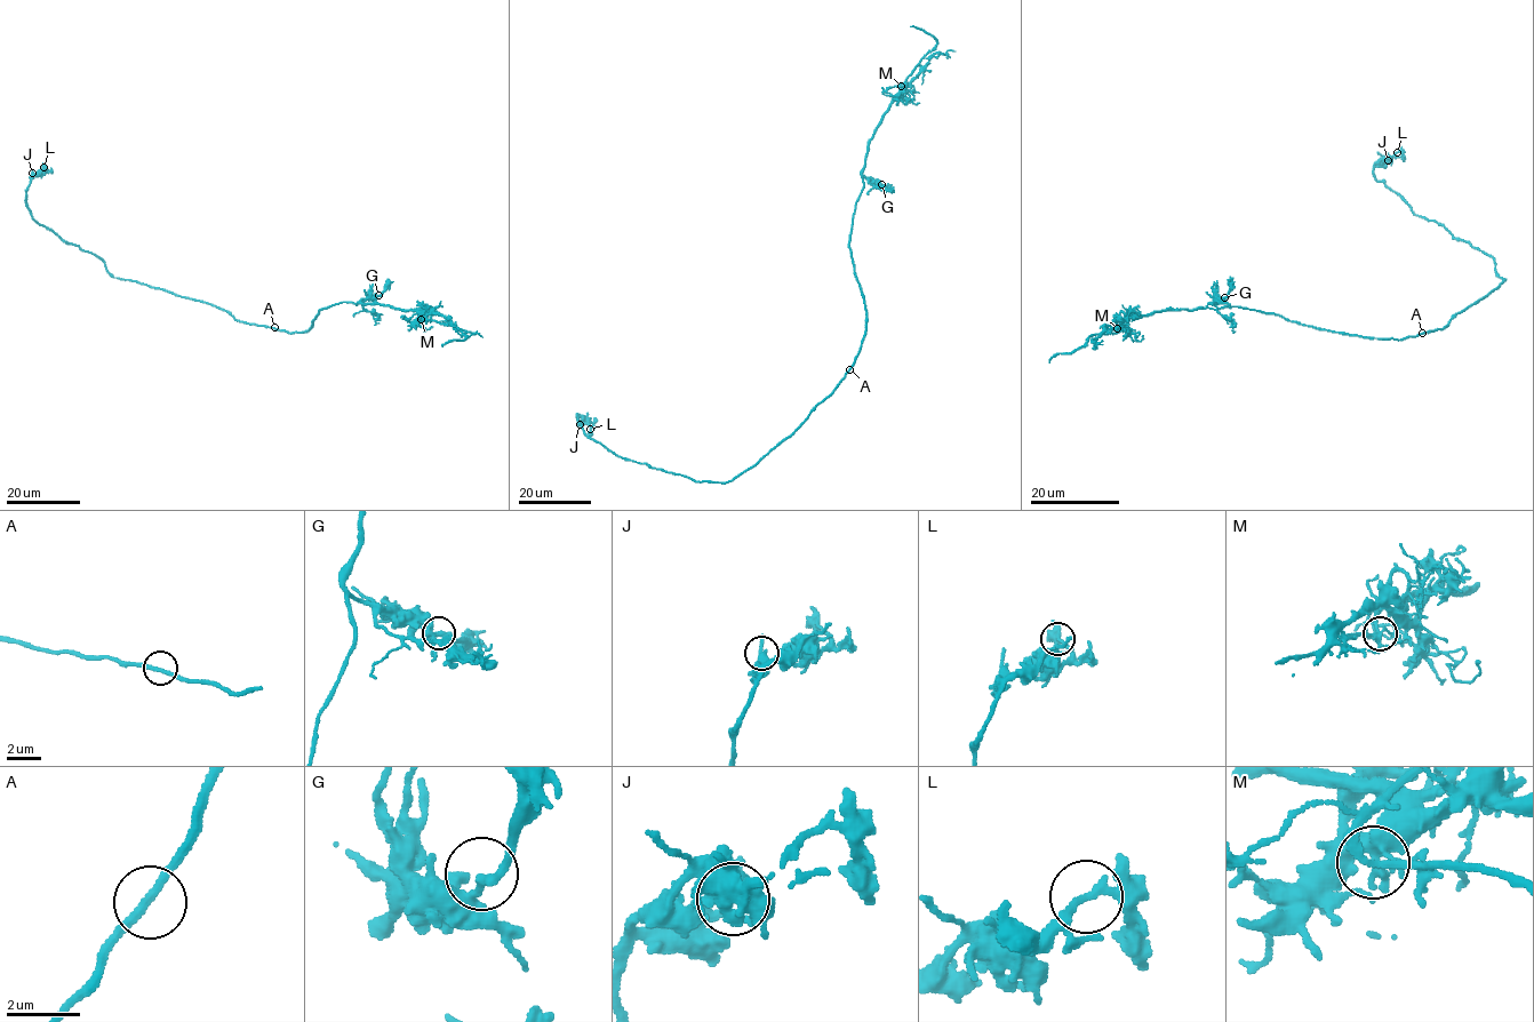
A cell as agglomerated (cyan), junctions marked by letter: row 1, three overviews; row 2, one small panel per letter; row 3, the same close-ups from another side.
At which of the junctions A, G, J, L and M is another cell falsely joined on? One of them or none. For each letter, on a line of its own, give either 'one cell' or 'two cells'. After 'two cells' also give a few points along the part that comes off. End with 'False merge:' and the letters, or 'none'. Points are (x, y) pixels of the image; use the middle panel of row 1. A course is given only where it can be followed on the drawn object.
A: one cell
G: one cell
J: one cell
L: one cell
M: one cell
False merge: none

